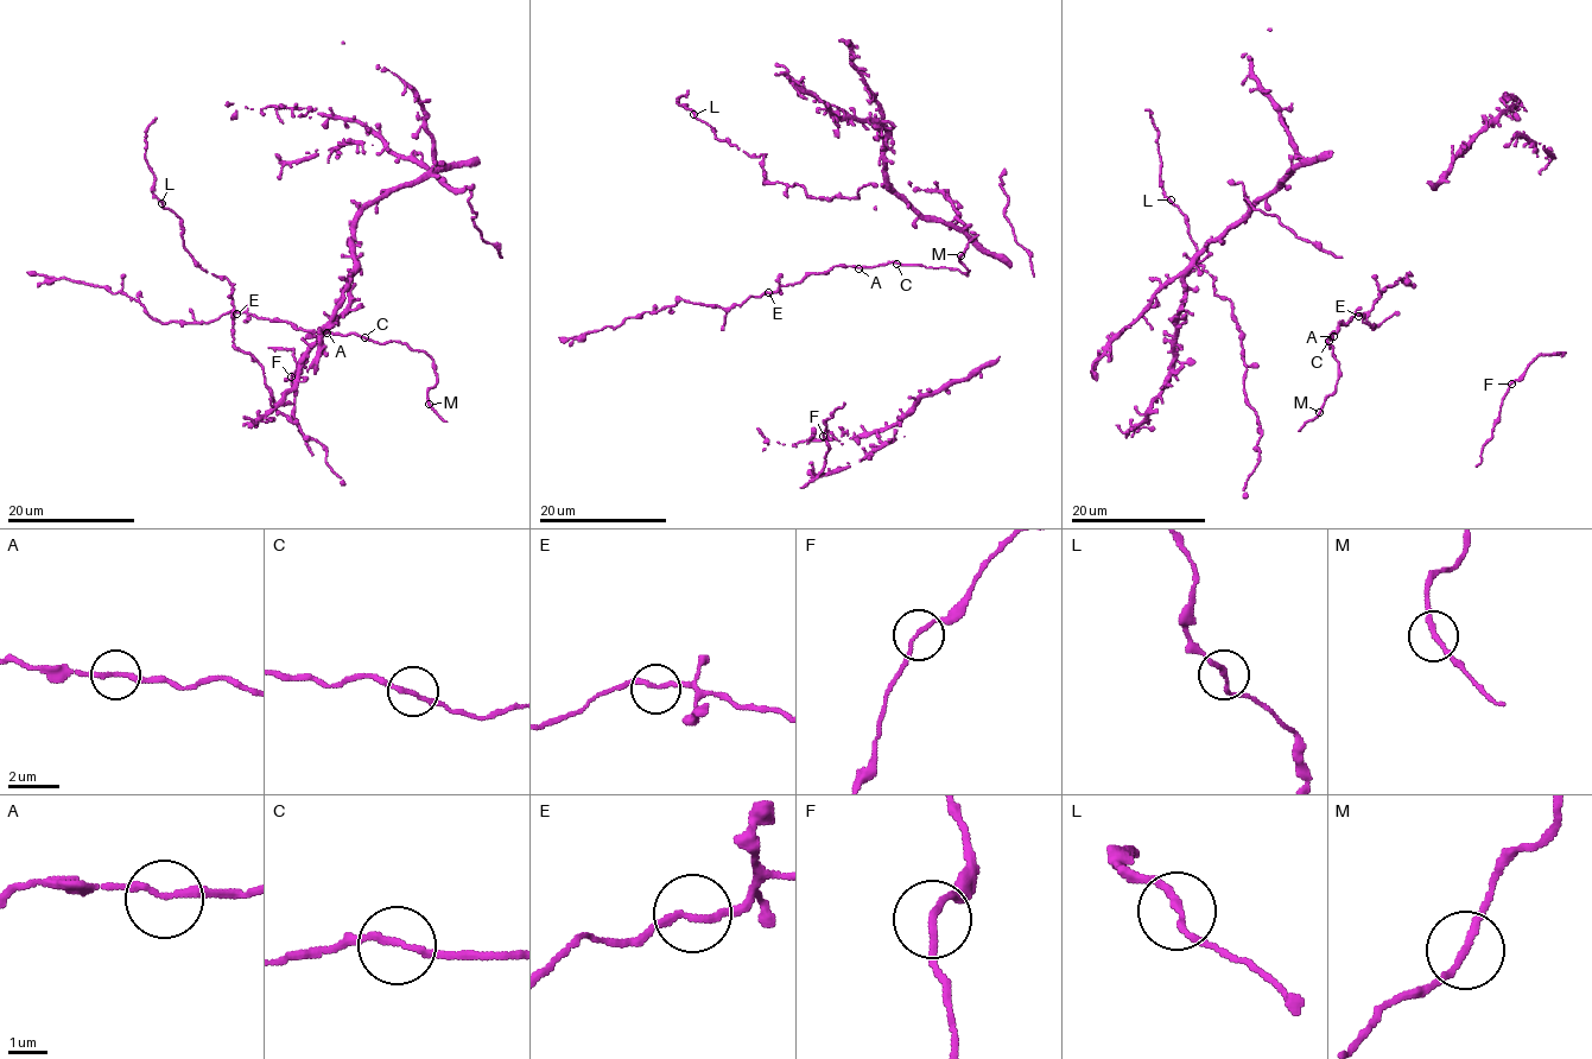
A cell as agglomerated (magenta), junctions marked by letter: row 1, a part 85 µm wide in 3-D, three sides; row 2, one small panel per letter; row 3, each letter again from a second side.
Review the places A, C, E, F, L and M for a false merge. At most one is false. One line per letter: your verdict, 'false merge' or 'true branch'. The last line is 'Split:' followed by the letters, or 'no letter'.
A: true branch
C: true branch
E: true branch
F: true branch
L: true branch
M: true branch
Split: no letter

